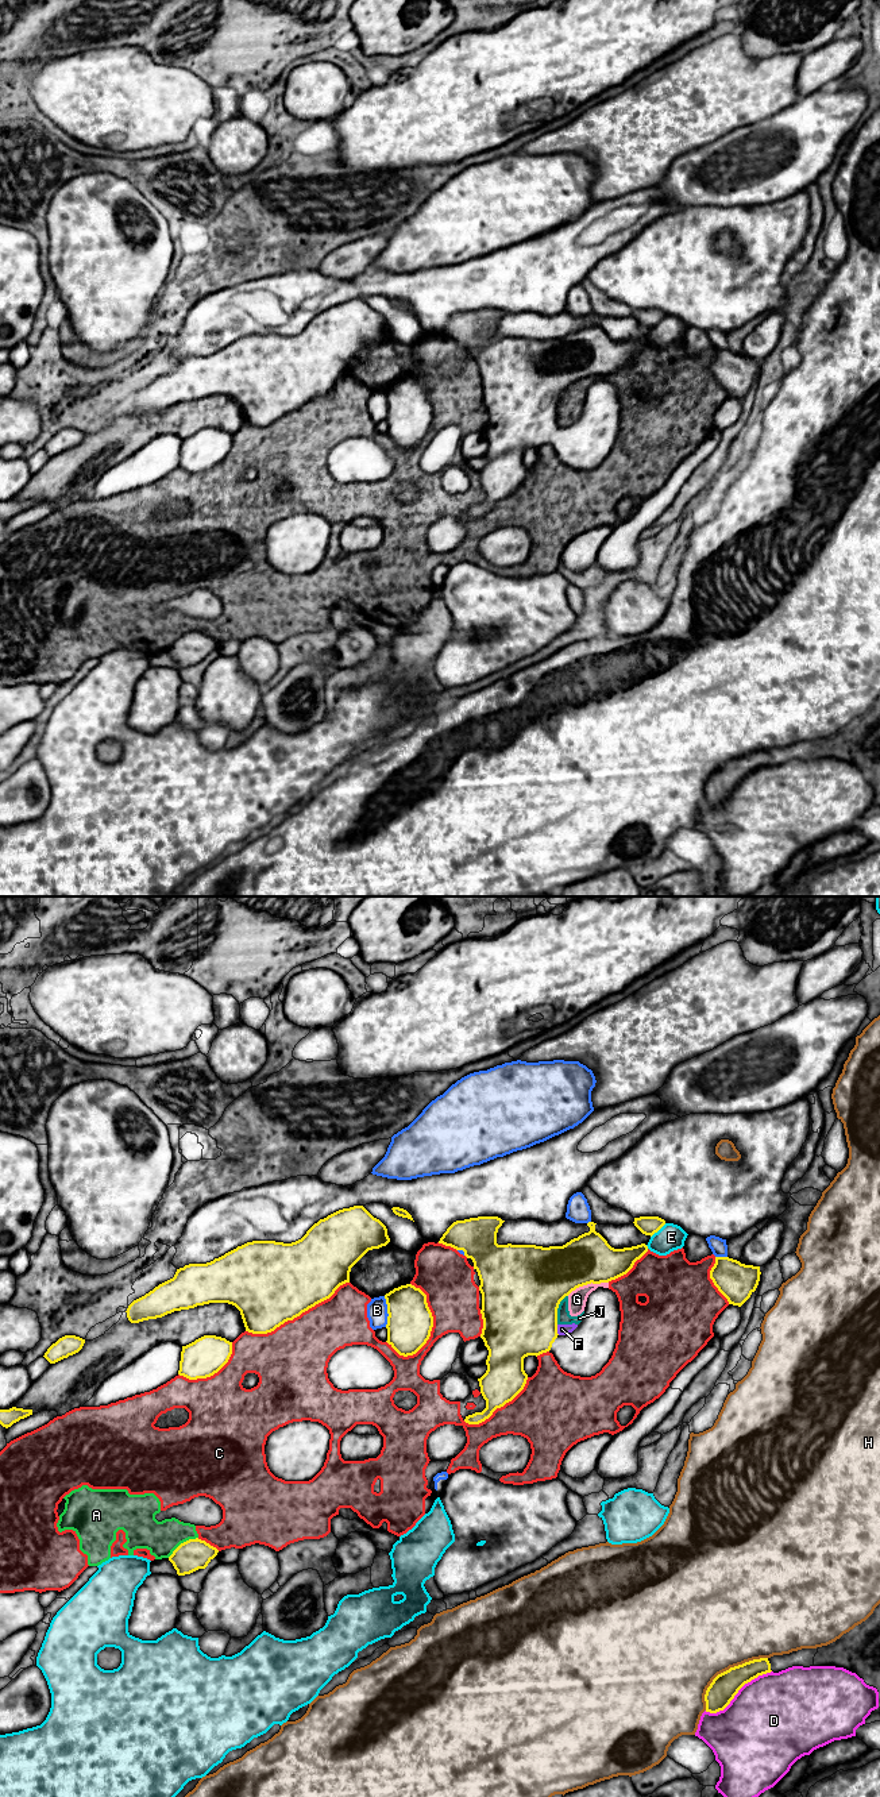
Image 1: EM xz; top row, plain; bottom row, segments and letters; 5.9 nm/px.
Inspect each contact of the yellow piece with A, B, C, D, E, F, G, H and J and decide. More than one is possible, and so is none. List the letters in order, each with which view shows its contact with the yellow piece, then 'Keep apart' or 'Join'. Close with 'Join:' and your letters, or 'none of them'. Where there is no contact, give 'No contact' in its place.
A: Touches yellow in xz. Keep apart
B: Touches yellow in xz. Keep apart
C: Touches yellow in xz. Keep apart
D: Touches yellow in xz. Keep apart
E: Touches yellow in xz. Keep apart
F: Touches yellow in xz. Keep apart
G: Touches yellow in xz. Keep apart
H: Touches yellow in xz. Keep apart
J: Touches yellow in xz. Keep apart
Join: none of them

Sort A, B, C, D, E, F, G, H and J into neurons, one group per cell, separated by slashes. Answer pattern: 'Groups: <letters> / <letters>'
Groups: A C F G J / B / D / E / H

